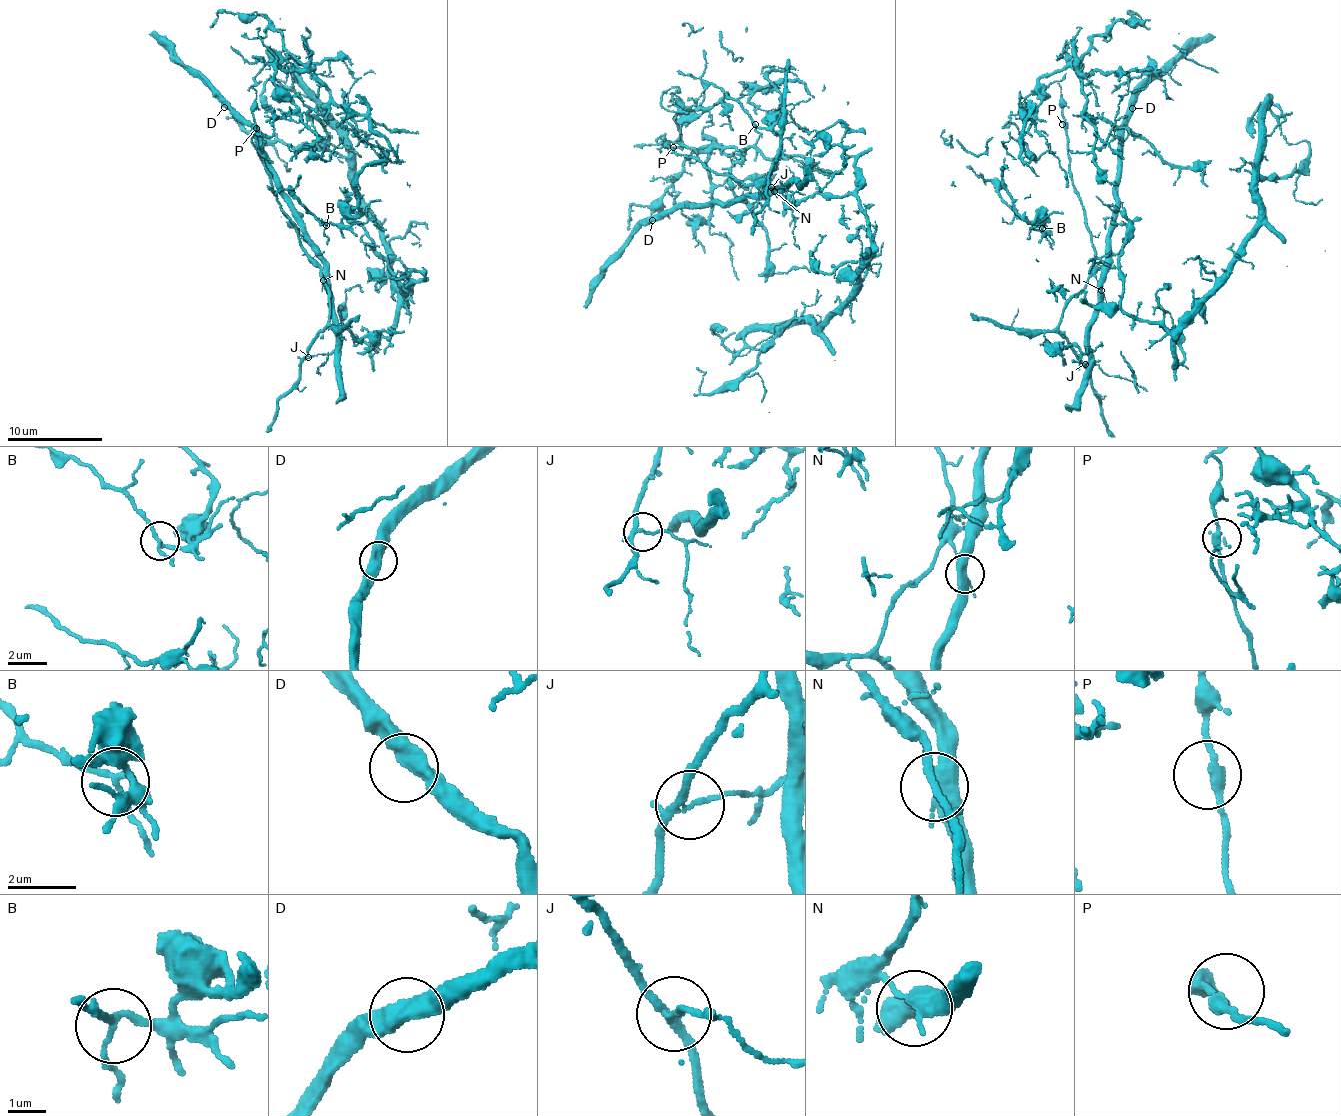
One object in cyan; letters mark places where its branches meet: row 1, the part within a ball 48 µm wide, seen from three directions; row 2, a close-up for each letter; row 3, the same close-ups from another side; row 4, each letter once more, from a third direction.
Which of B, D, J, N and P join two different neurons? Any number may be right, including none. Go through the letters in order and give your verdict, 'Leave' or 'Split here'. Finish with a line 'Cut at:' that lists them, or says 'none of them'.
B: Leave
D: Leave
J: Leave
N: Split here
P: Leave
Cut at: N

